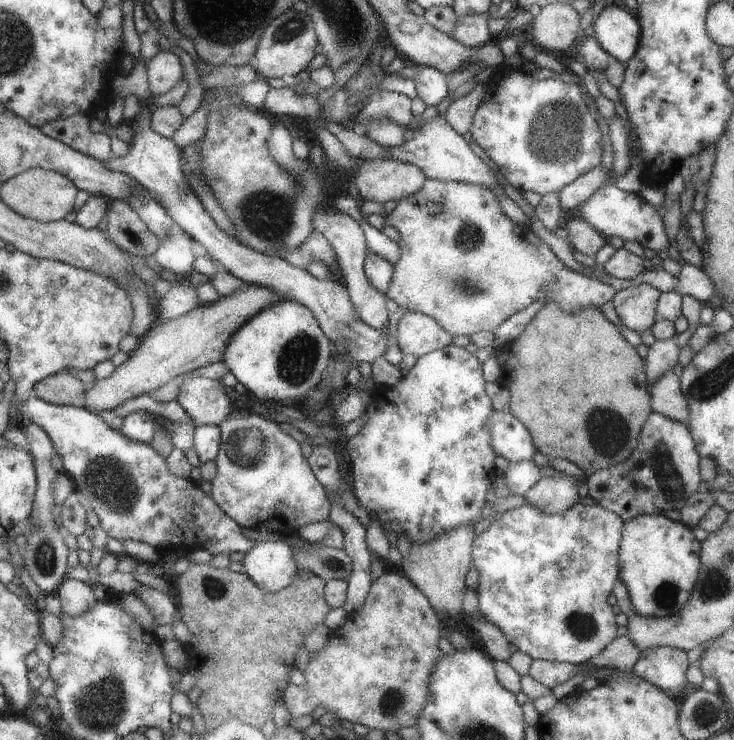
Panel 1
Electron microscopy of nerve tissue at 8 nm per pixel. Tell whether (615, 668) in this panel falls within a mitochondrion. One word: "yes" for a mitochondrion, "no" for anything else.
no

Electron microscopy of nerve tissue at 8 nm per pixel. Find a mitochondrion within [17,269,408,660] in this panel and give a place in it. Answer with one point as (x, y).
(109, 482)

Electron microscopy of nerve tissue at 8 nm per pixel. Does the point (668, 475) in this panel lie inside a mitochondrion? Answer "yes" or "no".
yes

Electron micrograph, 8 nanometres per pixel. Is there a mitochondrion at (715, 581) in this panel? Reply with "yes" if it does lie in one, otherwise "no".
yes

